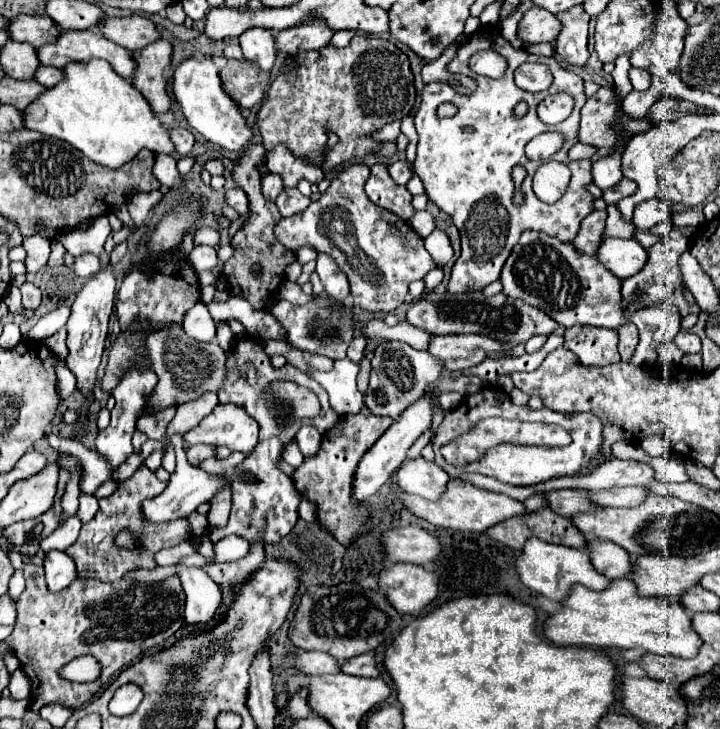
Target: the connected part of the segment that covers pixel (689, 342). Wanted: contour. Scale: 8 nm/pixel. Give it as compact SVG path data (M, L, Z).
M680 332L674 342L678 344L678 348L686 354L692 354L692 352L700 352L700 338L692 332Z

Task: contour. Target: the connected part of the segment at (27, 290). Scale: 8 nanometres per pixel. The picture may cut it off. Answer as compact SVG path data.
M26 282L26 284L22 286L22 306L24 306L26 310L36 310L36 308L40 306L40 300L42 300L40 288Z

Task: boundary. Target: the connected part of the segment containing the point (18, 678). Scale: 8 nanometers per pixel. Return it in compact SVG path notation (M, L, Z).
M18 668L16 672L10 674L10 684L8 684L8 688L10 688L10 696L12 696L14 700L30 698L30 694L32 694L30 680L28 680L28 676L22 672L22 668Z

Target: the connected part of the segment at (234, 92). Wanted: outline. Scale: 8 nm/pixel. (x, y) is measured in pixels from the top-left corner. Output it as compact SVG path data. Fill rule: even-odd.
M228 60L226 66L220 70L220 80L224 92L240 108L252 108L262 102L262 96L268 88L270 74L260 70L254 62Z

